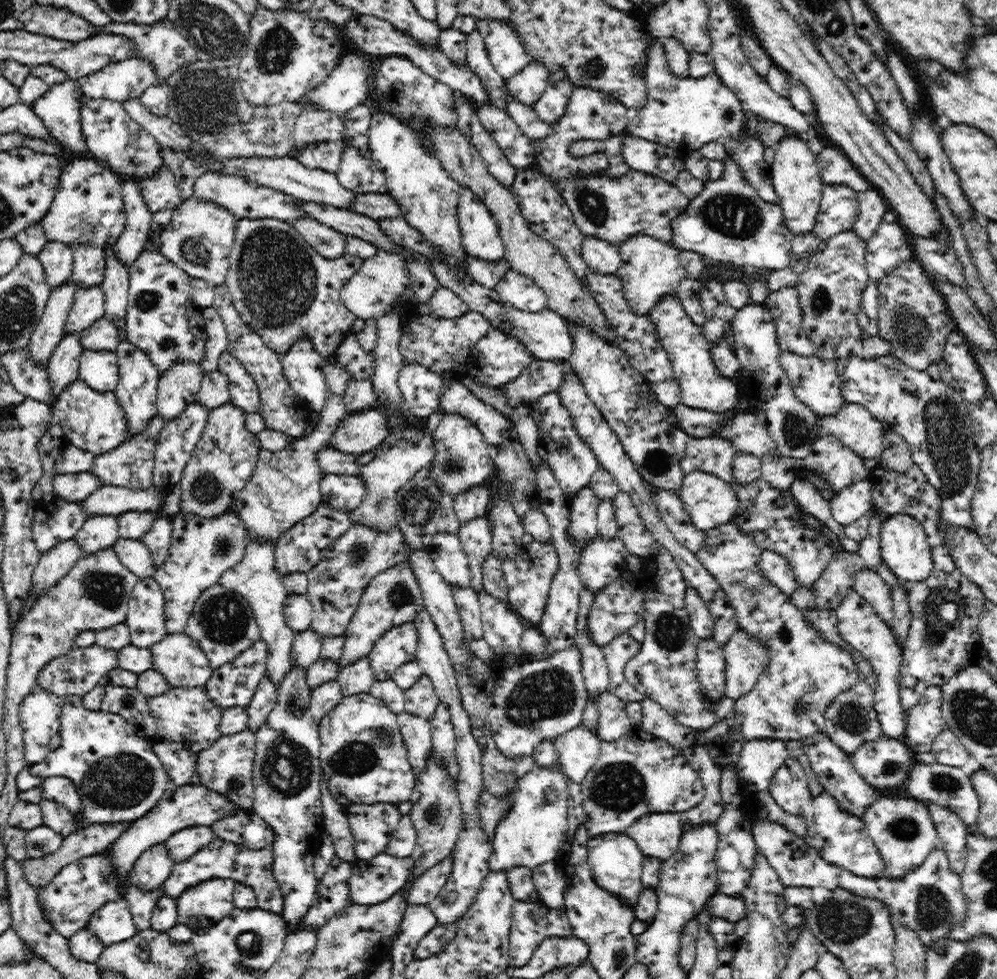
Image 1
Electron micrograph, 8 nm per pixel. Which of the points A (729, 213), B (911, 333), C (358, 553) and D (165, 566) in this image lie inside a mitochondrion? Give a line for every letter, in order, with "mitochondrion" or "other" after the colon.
A: mitochondrion
B: mitochondrion
C: mitochondrion
D: other

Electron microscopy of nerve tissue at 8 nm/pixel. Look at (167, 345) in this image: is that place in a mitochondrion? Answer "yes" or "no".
yes

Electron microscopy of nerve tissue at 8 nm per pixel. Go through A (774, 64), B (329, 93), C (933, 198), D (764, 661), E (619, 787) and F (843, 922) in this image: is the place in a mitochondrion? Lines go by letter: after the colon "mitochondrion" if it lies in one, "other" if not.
A: other
B: other
C: other
D: other
E: mitochondrion
F: mitochondrion

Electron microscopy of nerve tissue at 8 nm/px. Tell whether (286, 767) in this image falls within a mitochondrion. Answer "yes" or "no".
yes

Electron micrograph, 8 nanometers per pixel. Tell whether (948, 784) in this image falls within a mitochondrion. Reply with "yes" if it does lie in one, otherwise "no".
yes

